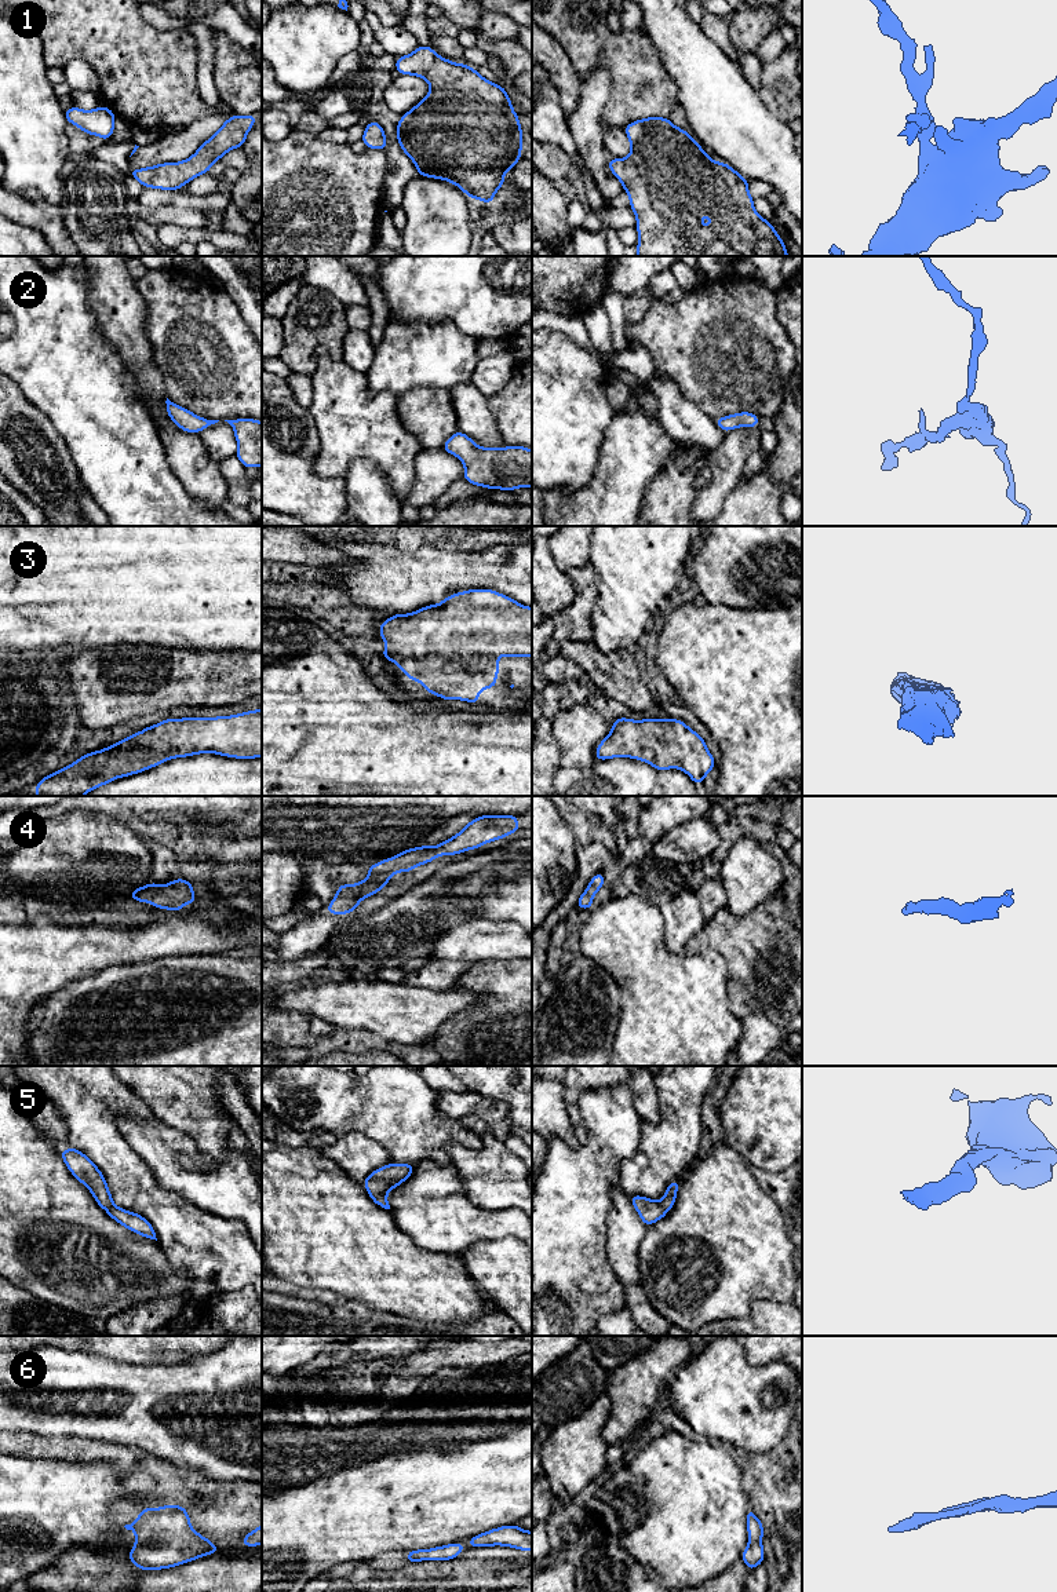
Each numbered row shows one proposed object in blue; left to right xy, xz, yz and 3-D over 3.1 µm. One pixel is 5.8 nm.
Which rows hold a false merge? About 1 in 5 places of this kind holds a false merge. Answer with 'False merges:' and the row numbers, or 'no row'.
False merges: no row

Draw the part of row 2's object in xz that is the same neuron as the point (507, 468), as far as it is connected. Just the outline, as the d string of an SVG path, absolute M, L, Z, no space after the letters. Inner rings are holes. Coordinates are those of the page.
M456 431L447 439L442 449L463 461L463 479L469 483L506 492L532 488L532 450L529 448L481 448L466 434Z

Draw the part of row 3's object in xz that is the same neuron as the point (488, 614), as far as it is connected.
M469 589L447 596L441 603L408 614L394 614L379 625L386 642L380 653L441 700L480 704L481 690L496 687L499 656L532 657L532 607L522 606L492 589Z

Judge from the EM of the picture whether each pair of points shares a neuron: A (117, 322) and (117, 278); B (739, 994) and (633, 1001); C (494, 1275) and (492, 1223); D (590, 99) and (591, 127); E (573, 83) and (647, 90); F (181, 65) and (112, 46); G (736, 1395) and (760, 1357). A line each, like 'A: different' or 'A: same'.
A: same
B: different
C: different
D: same
E: different
F: same
G: different

